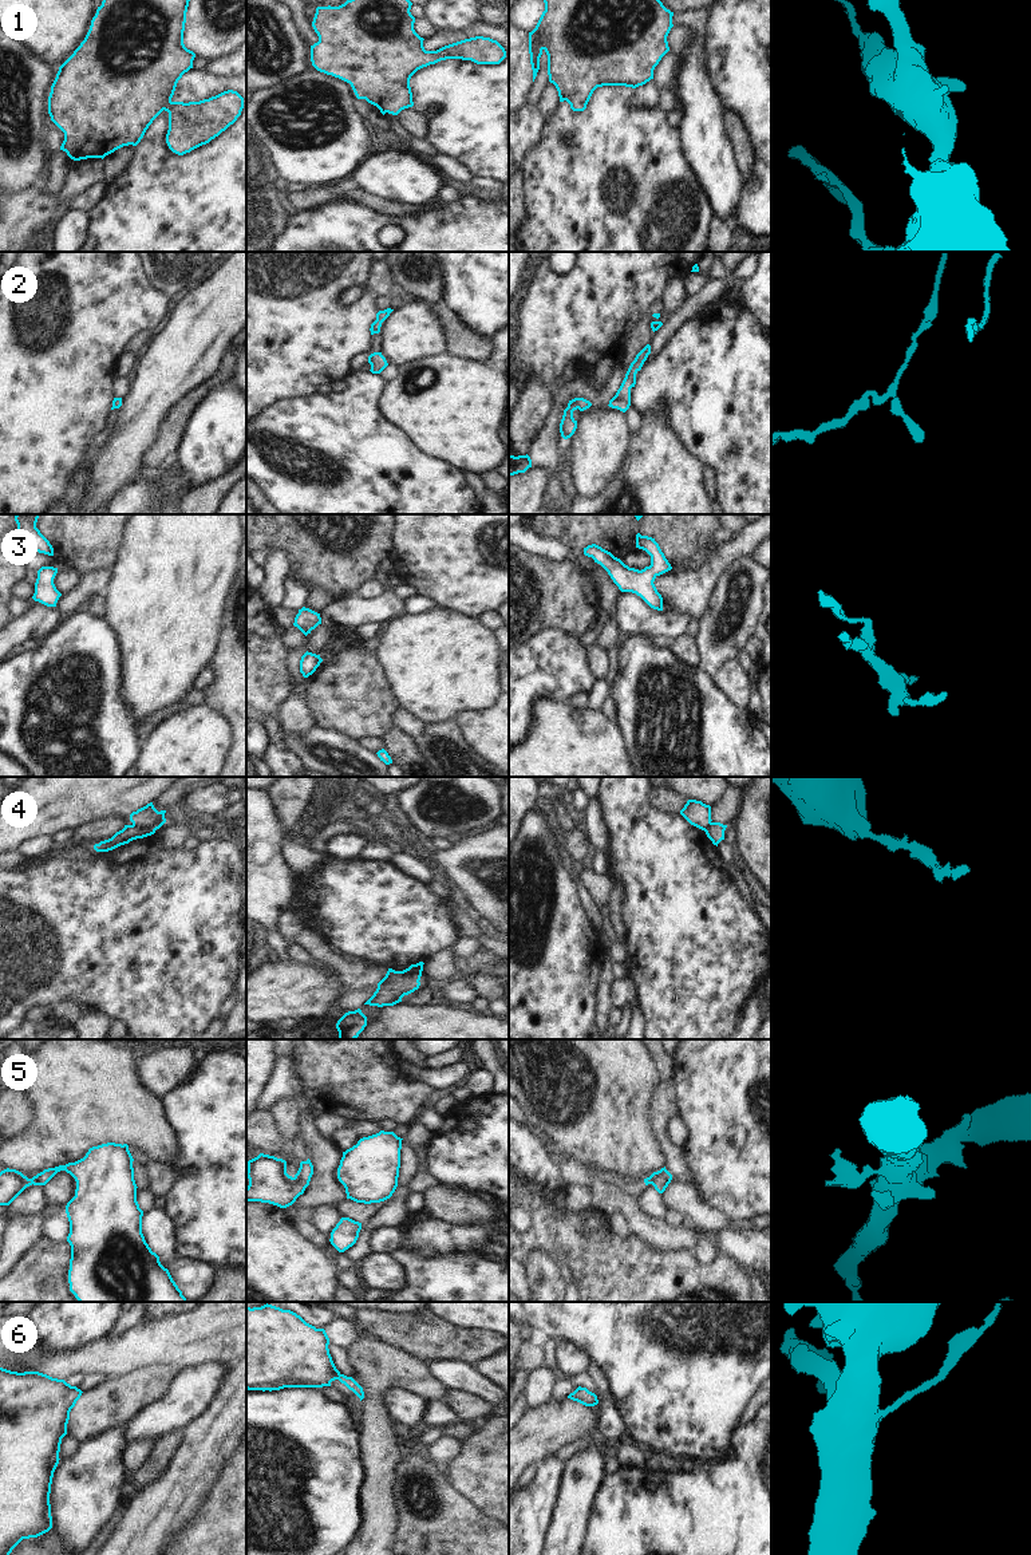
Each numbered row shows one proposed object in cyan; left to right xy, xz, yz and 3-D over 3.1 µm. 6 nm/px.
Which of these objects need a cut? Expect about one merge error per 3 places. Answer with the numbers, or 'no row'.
4

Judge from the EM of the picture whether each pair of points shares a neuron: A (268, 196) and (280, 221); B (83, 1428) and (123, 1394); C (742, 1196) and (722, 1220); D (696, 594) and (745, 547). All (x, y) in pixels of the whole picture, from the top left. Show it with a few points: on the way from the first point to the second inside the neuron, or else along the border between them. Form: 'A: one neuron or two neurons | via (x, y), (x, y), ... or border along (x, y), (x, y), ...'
A: one neuron | via (268, 202), (268, 209), (273, 214)
B: one neuron | via (94, 1417), (105, 1407), (115, 1402)
C: two neurons | border along (703, 1203), (735, 1219)
D: one neuron | via (702, 579), (730, 551)

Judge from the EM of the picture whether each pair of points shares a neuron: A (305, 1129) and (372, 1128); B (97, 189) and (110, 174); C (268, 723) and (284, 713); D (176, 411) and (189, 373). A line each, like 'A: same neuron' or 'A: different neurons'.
A: different neurons
B: different neurons
C: different neurons
D: different neurons

